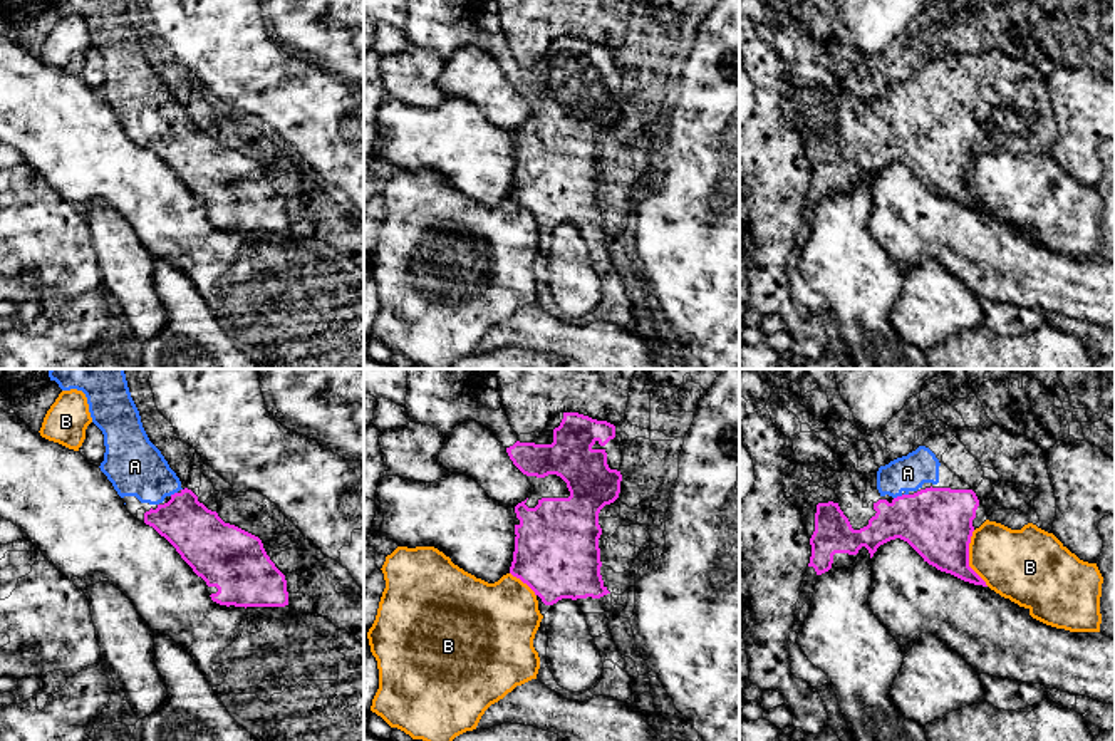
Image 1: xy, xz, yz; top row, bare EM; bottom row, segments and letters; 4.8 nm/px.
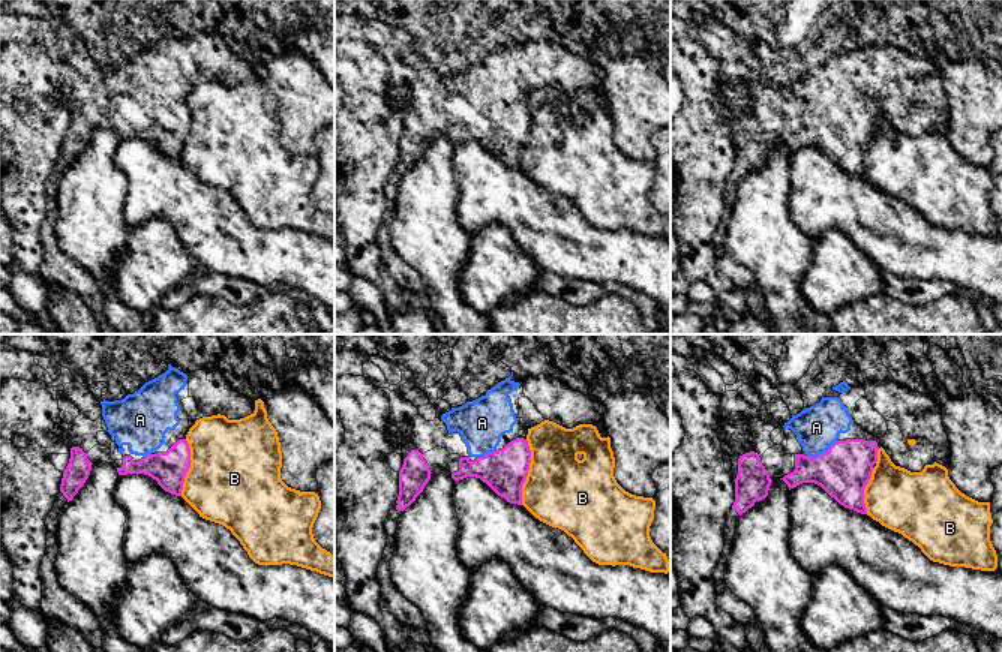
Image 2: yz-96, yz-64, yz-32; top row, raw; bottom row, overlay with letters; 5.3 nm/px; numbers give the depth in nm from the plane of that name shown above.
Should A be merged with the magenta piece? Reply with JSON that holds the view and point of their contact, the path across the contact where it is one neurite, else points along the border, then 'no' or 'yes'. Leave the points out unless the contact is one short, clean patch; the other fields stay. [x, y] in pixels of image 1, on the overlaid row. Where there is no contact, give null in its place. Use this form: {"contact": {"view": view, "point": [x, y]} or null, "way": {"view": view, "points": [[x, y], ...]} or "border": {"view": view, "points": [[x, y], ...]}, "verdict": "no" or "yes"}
{"contact": {"view": "yz", "point": [902, 495]}, "way": {"view": "yz", "points": [[936, 522], [928, 520], [902, 495], [907, 473]]}, "verdict": "yes"}

